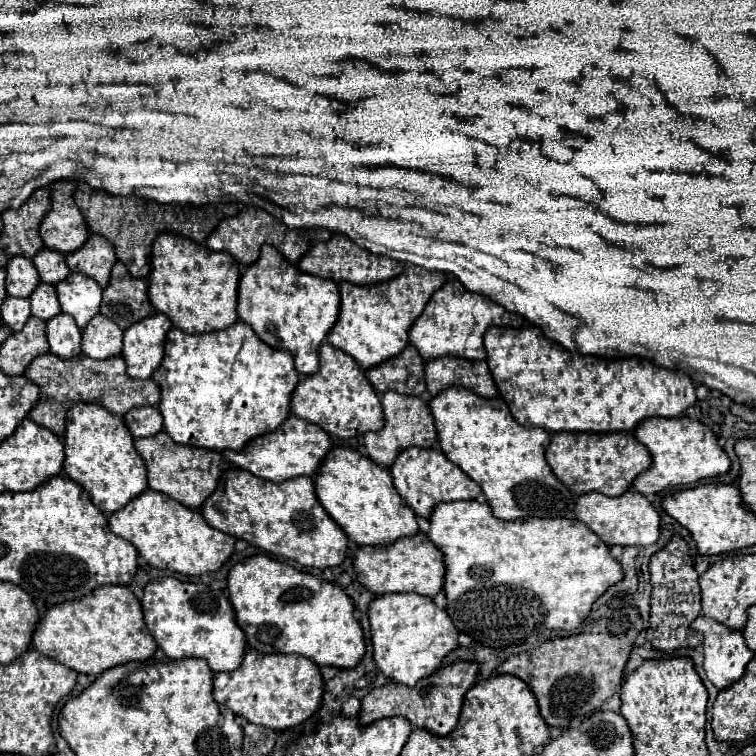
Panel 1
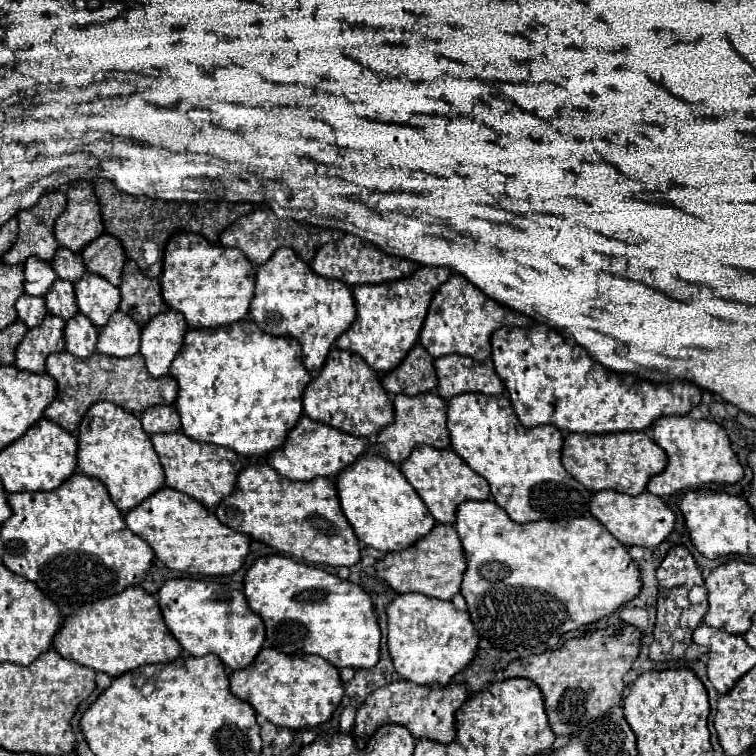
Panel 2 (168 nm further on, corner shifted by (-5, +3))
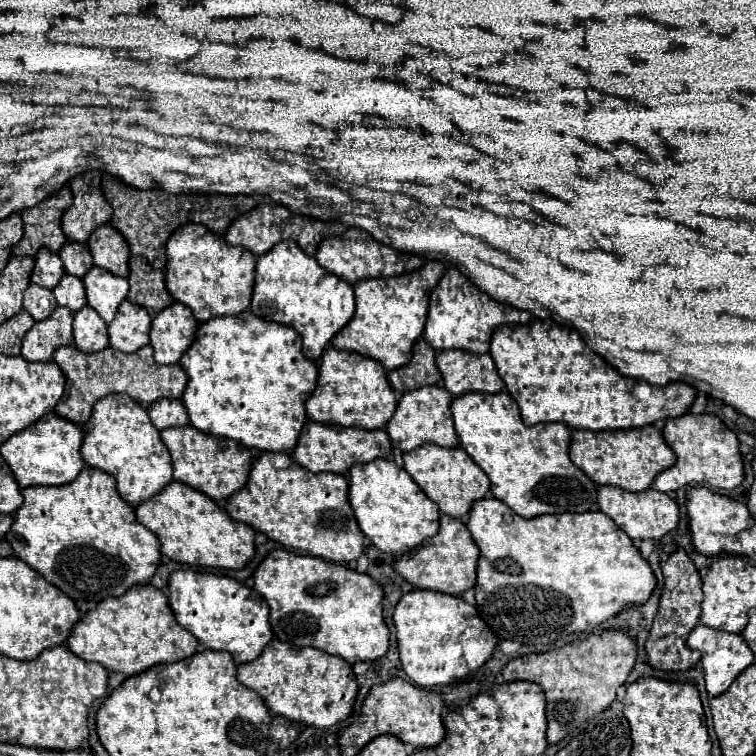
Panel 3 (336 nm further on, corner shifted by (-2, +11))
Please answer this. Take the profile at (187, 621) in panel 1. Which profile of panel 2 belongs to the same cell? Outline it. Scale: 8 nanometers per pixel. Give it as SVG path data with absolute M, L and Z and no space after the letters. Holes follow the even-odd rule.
M192 578L168 580L158 590L158 604L168 630L188 654L216 654L230 670L242 670L252 664L262 648L264 624L260 616L250 610L240 590L232 590L226 584Z

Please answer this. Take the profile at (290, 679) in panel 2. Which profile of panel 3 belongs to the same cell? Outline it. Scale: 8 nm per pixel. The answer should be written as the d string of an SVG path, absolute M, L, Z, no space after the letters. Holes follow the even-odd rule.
M271 640L259 658L241 664L237 678L255 690L271 712L313 728L329 728L349 718L359 690L353 668L343 658L311 646L291 648L281 640Z

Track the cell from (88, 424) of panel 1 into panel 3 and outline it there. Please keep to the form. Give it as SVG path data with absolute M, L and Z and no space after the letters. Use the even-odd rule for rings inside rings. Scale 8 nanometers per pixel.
M111 394L97 400L91 420L83 424L85 440L81 446L83 460L117 480L119 496L137 506L159 494L169 482L173 482L173 464L167 446L163 444L159 430L151 424L147 410L123 394Z

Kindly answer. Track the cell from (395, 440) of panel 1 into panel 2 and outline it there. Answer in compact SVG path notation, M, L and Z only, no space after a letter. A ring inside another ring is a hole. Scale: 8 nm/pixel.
M424 392L416 396L398 394L394 398L394 422L382 428L376 436L376 448L394 464L404 462L418 444L428 444L440 450L450 448L450 436L446 428L446 402L436 392Z

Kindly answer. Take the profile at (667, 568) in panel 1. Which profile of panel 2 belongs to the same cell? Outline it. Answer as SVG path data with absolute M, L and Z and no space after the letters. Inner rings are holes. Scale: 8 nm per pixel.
M678 544L672 546L666 554L666 558L660 562L656 570L656 578L660 588L664 590L658 594L658 614L653 631L653 642L650 644L650 658L654 662L666 662L666 660L696 660L700 658L708 648L698 646L692 642L692 632L698 624L702 624L702 618L708 610L708 592L704 586L702 572L688 552L686 546Z

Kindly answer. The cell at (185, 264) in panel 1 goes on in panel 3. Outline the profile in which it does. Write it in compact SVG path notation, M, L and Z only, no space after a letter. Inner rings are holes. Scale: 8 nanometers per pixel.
M201 224L179 226L167 242L167 290L187 304L199 322L215 316L241 314L249 308L253 294L257 258L243 246L229 246Z

